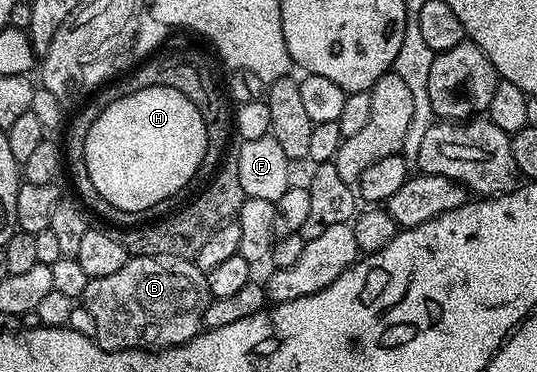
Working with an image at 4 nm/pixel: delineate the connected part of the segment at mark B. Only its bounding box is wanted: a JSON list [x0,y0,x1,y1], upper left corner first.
[81,255,212,351]

